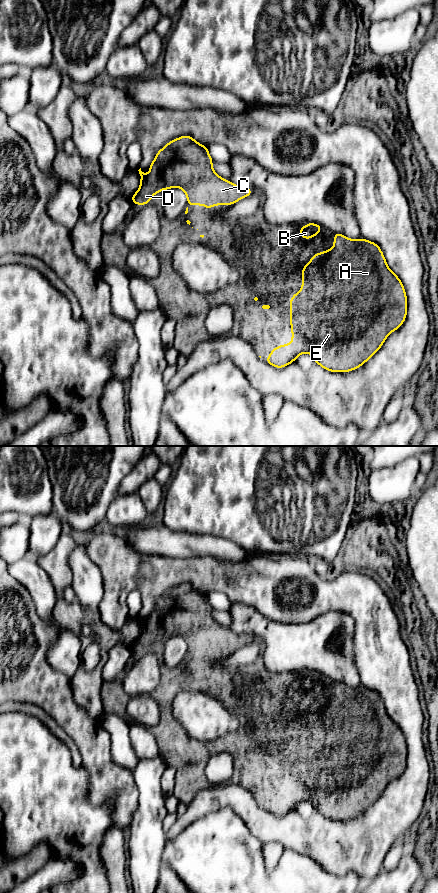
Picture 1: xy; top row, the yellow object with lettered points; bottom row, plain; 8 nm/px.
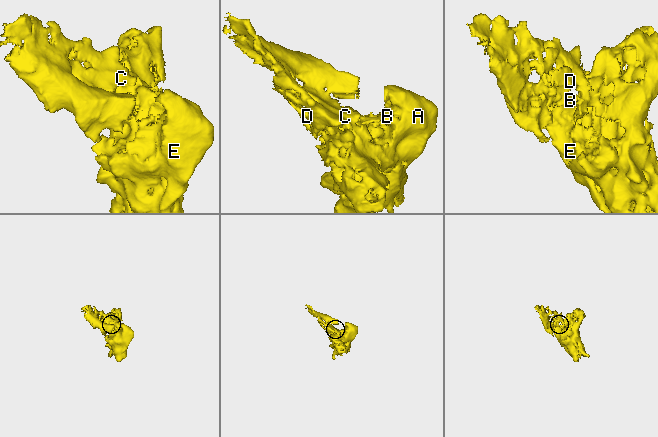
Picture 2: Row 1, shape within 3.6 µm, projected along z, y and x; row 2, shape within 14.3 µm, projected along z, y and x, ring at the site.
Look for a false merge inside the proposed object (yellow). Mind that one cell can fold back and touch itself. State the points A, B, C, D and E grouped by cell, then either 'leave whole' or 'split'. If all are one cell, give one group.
A B C D E; leave whole

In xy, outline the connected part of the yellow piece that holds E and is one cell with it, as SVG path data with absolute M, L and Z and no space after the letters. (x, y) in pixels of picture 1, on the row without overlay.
M335 680L334 696L327 697L324 701L315 701L314 704L310 706L310 712L302 715L302 738L300 740L296 740L294 744L291 745L289 756L291 764L290 771L292 778L292 791L273 796L271 802L268 803L264 809L276 816L283 816L291 810L294 810L300 802L308 800L312 803L315 810L324 817L331 820L343 821L355 818L356 816L362 814L373 804L375 800L381 796L387 784L404 771L407 763L407 745L402 730L399 725L389 717L384 703L376 691L370 690L362 685L357 688L352 688L339 680Z

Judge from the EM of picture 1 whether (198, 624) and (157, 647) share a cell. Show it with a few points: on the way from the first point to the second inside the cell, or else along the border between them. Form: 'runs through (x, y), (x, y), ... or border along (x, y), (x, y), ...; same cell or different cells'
runs through (186, 624), (173, 624), (162, 635); same cell

